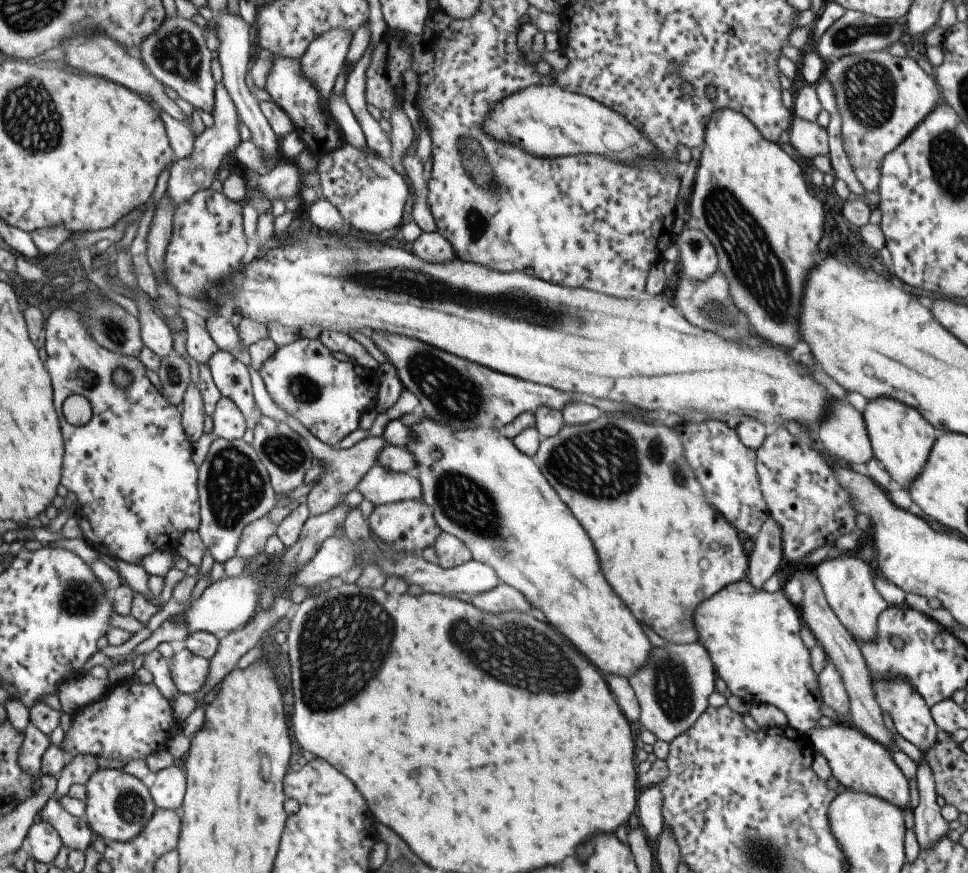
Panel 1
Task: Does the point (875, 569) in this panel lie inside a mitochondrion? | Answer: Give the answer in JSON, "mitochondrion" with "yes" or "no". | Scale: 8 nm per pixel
{"mitochondrion":"no"}

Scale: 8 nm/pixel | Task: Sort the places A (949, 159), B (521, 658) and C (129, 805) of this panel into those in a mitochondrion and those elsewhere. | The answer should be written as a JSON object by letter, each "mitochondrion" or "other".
{"A":"mitochondrion","B":"mitochondrion","C":"mitochondrion"}

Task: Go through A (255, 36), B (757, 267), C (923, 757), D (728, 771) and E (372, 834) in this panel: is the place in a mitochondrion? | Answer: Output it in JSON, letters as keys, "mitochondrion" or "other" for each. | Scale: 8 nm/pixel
{"A":"other","B":"mitochondrion","C":"other","D":"other","E":"other"}

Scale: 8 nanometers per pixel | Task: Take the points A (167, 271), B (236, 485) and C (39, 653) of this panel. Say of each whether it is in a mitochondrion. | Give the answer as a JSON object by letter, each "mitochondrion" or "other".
{"A":"other","B":"mitochondrion","C":"other"}

